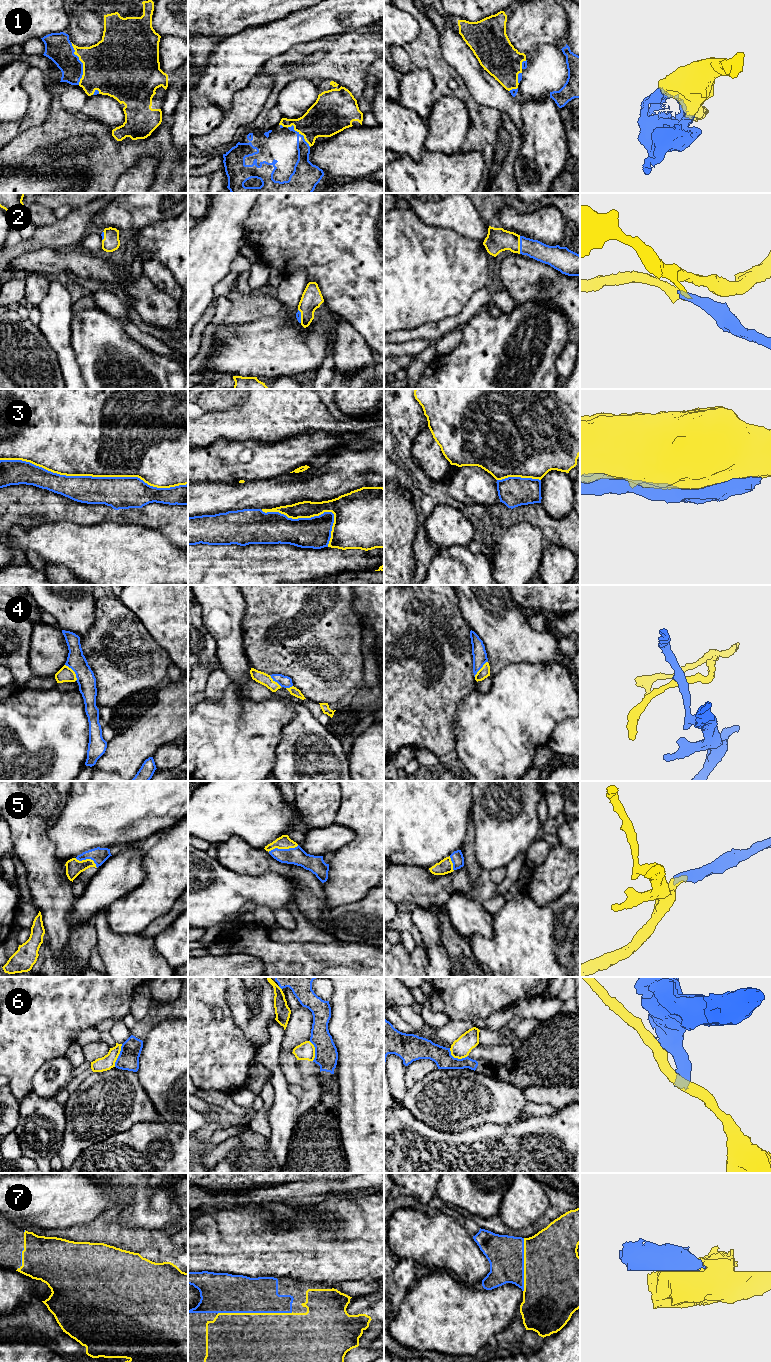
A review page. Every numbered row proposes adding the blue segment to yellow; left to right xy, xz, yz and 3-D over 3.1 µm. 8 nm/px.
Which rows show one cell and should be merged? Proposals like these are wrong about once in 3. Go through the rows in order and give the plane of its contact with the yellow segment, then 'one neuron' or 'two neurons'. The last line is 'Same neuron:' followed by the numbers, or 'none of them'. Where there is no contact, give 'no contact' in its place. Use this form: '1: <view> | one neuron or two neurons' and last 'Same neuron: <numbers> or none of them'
1: xy | one neuron
2: yz | one neuron
3: xy | two neurons
4: xy | two neurons
5: xz | one neuron
6: yz | two neurons
7: xz | one neuron
Same neuron: 1, 2, 5, 7

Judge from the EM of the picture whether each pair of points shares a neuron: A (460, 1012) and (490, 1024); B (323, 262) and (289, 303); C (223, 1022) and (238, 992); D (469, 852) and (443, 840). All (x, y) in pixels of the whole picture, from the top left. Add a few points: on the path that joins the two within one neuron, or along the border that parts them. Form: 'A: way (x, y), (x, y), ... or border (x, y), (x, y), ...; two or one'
A: border (498, 1011), (485, 1018), (475, 1017), (472, 1020); two
B: border (284, 277), (302, 268), (306, 273), (308, 282); two
C: border (226, 987), (225, 1000), (233, 1021), (241, 1029); two
D: border (467, 825), (466, 838), (459, 849); two

